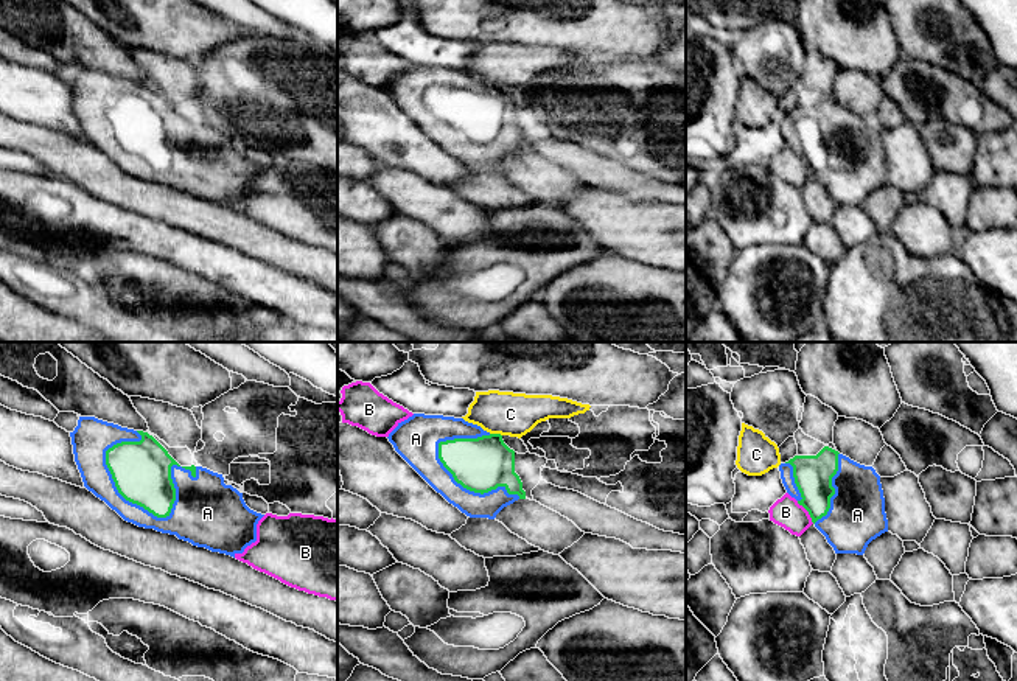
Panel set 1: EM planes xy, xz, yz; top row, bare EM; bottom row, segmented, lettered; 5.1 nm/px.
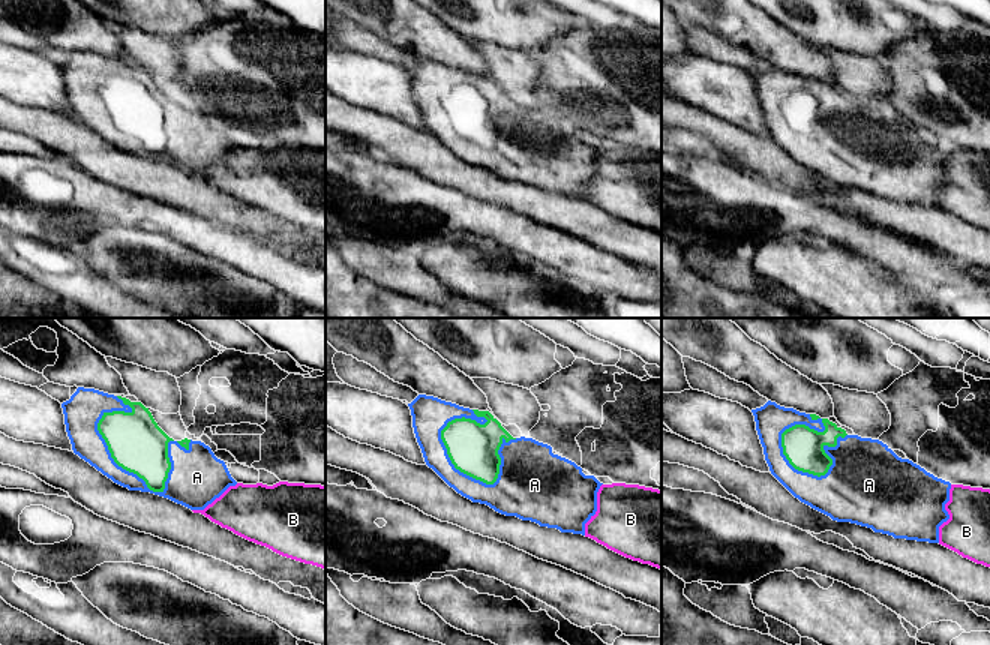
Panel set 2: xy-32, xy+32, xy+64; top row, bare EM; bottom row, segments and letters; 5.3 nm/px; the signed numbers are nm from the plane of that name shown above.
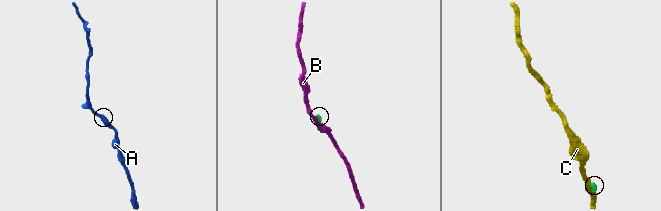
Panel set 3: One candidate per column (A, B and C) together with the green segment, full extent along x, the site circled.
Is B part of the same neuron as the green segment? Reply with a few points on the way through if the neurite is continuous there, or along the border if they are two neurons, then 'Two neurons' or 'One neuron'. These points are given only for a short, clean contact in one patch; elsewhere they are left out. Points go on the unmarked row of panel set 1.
Boundary: yz (796, 153), (814, 174). Two neurons

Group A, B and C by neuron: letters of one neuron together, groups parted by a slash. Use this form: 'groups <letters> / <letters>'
groups A / B / C

